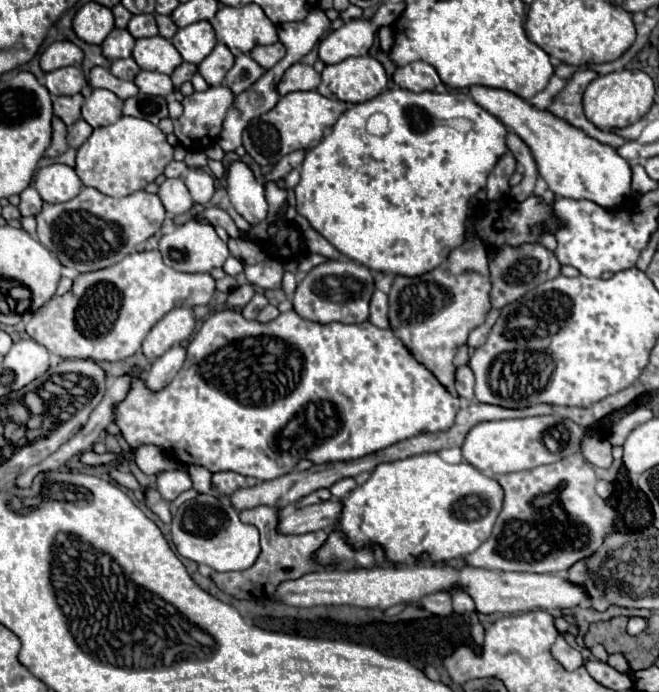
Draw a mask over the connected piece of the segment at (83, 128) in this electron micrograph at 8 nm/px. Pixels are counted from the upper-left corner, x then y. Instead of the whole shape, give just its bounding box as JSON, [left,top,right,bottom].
[68,120,92,148]

